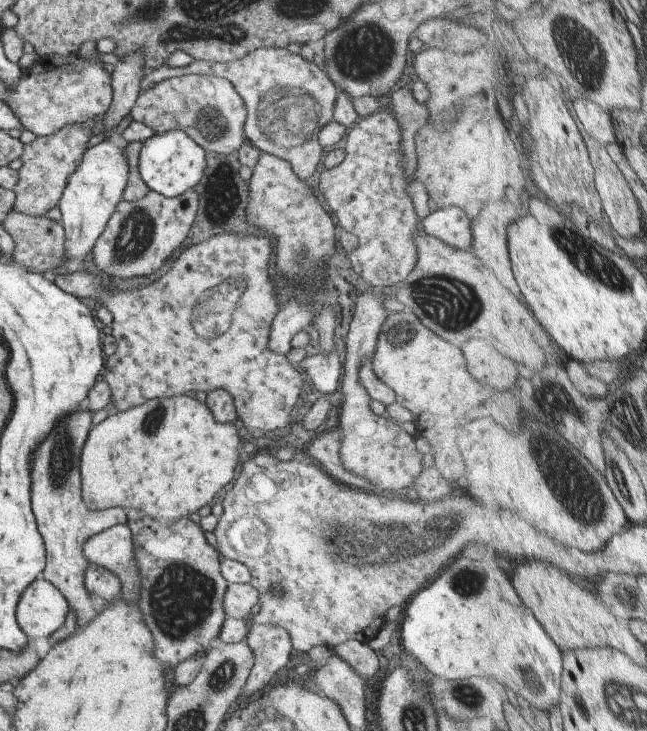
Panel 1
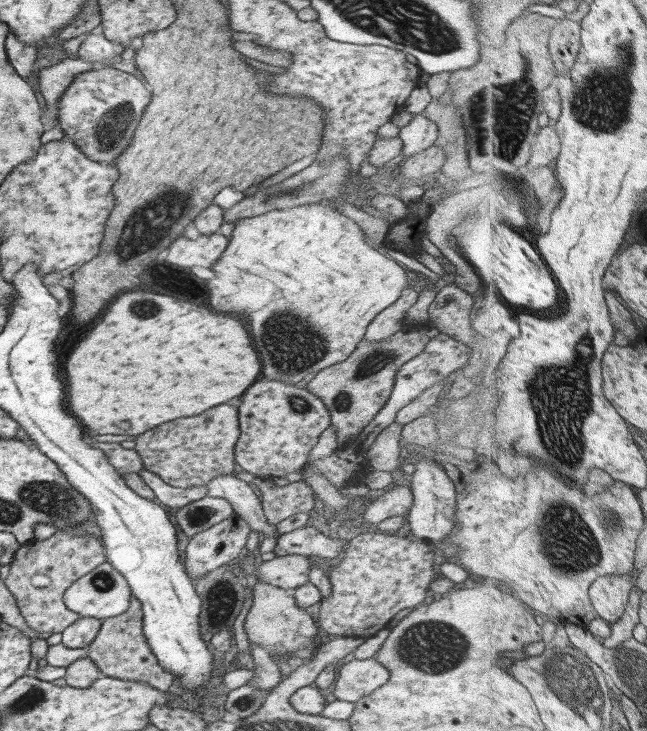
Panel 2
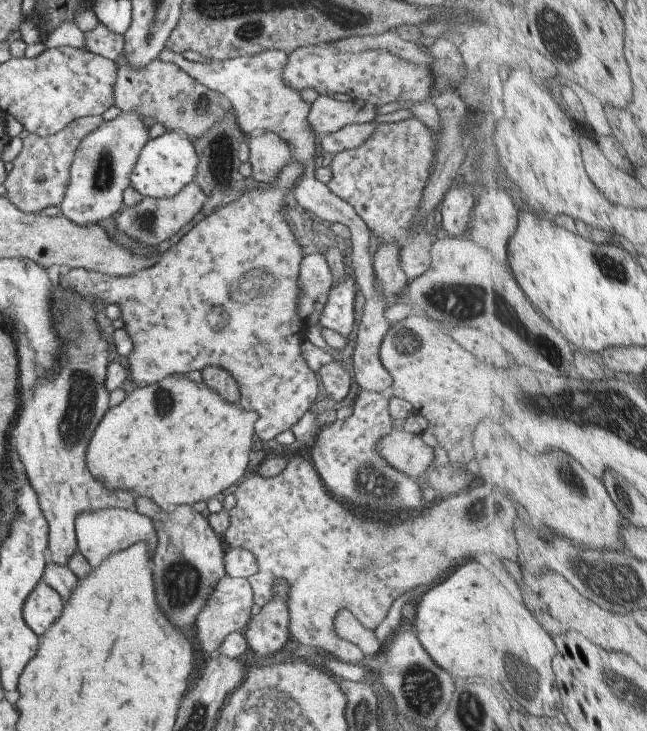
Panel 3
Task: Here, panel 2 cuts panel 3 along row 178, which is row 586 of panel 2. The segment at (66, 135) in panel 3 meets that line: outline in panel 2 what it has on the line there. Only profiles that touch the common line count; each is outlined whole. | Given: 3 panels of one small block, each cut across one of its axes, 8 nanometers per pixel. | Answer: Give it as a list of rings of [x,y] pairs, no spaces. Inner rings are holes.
[[[58,530],[46,540],[34,538],[28,542],[21,543],[21,547],[15,552],[11,561],[9,574],[3,581],[15,598],[19,611],[30,629],[38,634],[47,632],[62,633],[70,624],[73,624],[81,617],[77,612],[72,612],[64,604],[64,591],[75,580],[78,580],[78,578],[94,570],[98,565],[104,564],[106,561],[104,545],[96,537],[88,534],[75,536],[74,532]]]

